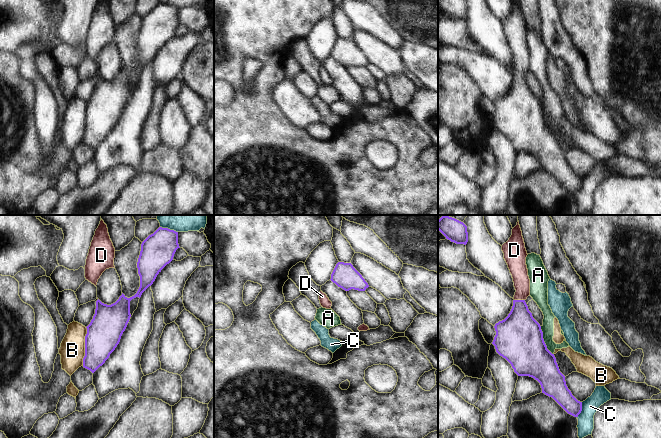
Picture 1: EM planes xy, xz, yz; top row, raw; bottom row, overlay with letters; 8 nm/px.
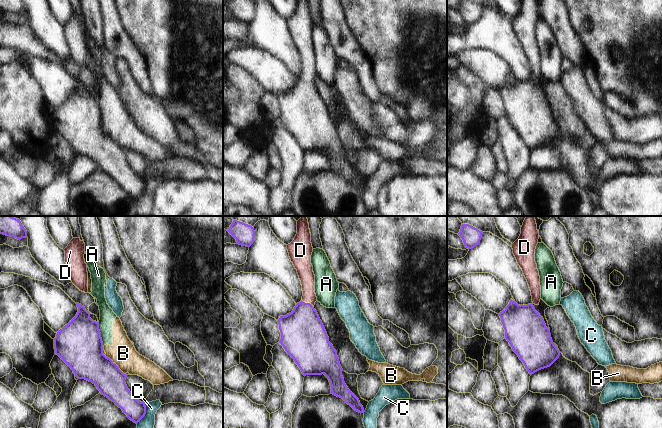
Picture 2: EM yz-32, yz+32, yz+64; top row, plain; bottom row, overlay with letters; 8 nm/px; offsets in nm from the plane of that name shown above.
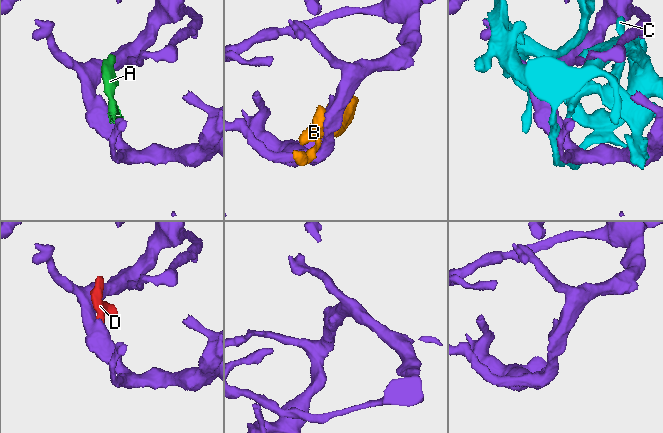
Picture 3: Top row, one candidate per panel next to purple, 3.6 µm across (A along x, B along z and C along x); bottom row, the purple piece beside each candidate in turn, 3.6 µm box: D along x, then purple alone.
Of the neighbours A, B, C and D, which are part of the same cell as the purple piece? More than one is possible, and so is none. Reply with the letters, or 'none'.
D

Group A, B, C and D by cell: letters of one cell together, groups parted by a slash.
A B / C / D

